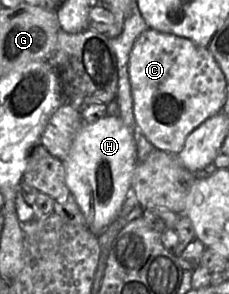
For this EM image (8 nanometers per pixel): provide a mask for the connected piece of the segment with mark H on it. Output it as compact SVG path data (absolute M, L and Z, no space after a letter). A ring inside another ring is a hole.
M106 115L91 123L83 123L63 161L66 186L82 212L87 227L99 234L116 218L131 192L137 164L134 133L120 117Z

